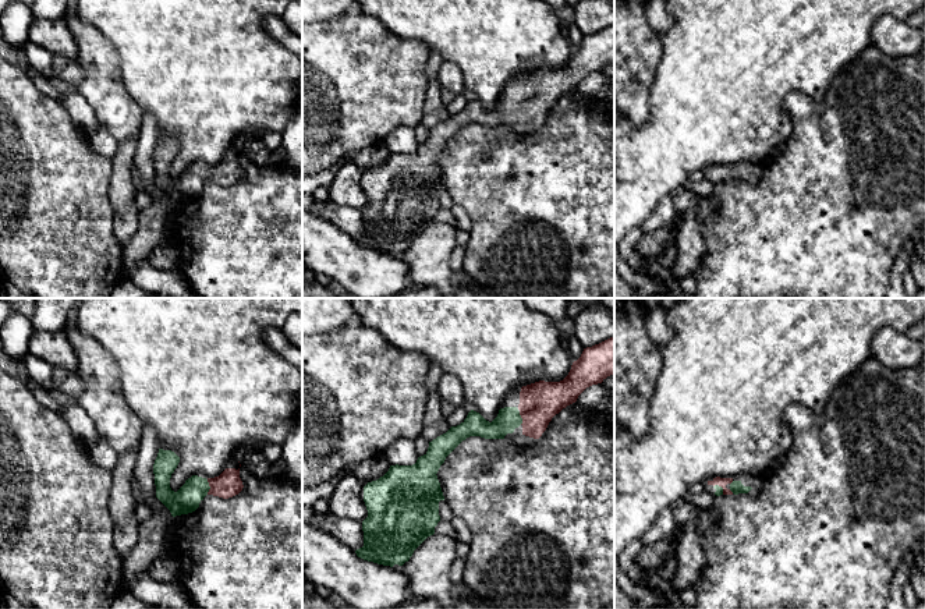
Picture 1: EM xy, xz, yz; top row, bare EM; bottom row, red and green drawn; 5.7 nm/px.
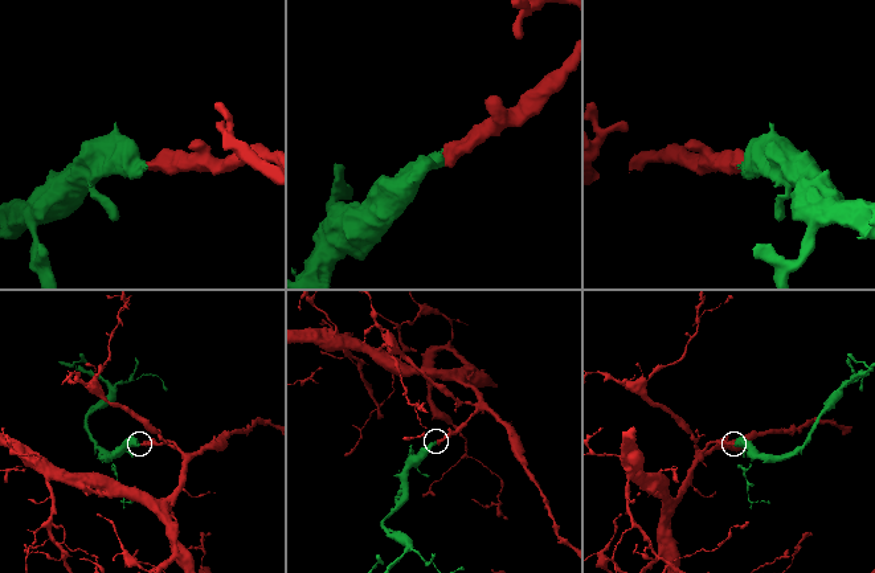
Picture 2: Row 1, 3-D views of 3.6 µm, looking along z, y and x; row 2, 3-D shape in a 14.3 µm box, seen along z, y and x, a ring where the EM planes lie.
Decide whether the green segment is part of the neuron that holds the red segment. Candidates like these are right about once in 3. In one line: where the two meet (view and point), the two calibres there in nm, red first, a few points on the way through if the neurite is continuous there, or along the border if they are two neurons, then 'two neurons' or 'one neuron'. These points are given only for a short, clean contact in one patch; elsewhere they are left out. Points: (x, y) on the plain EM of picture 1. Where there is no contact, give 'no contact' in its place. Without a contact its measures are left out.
contact xy (209, 173); calibres 150 and 150 nm; way xy (229, 172), (209, 173), (199, 174), (187, 187); one neuron

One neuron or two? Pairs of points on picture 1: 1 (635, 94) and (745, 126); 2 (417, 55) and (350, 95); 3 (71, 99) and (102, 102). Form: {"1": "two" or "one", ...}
{"1": "two", "2": "one", "3": "two"}

